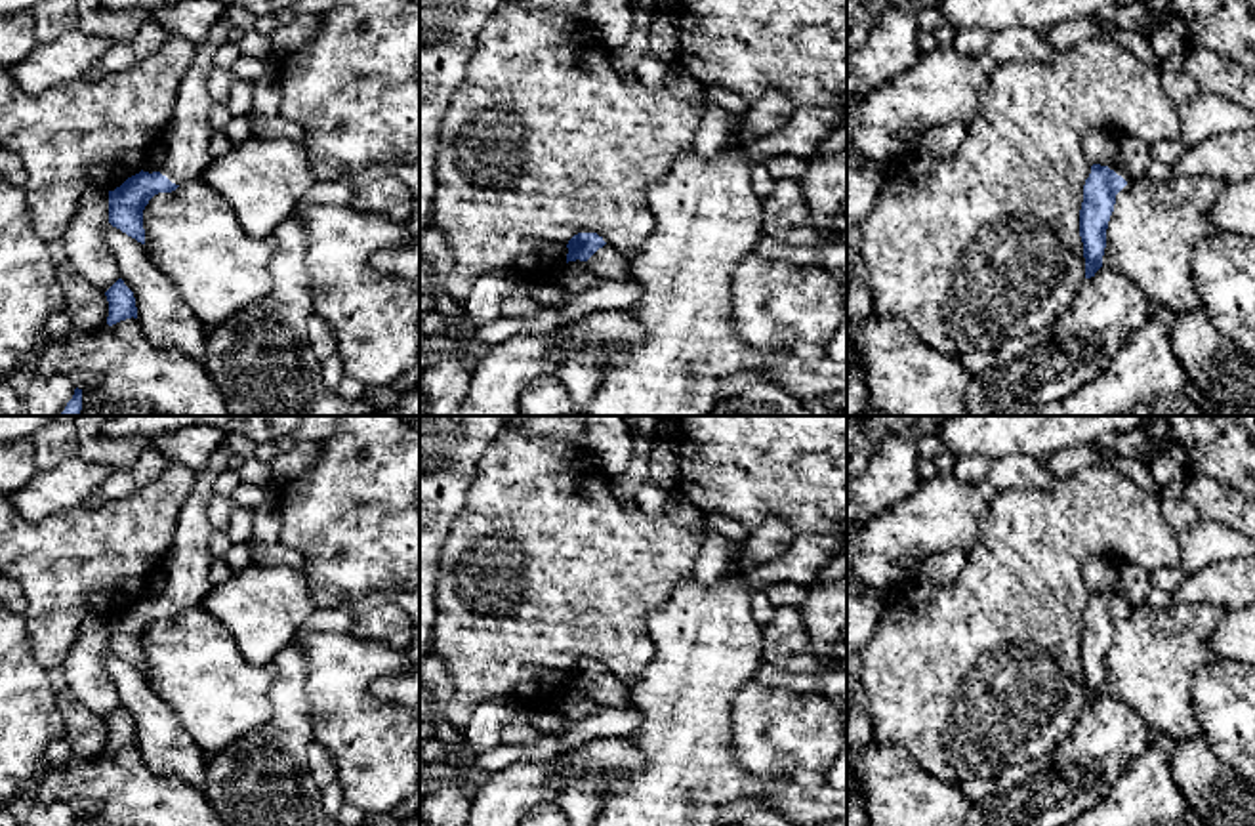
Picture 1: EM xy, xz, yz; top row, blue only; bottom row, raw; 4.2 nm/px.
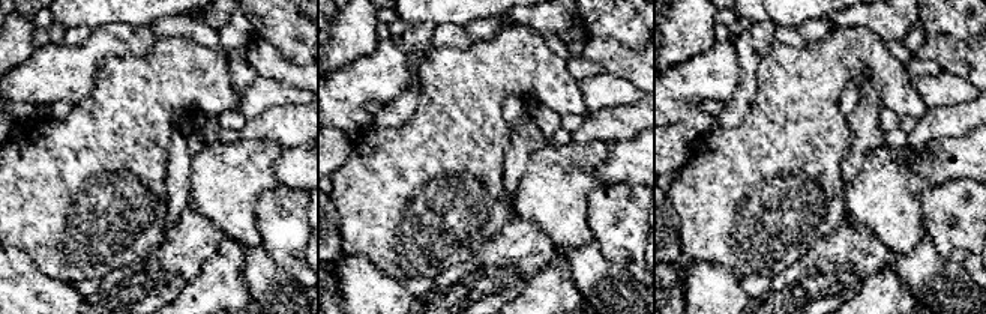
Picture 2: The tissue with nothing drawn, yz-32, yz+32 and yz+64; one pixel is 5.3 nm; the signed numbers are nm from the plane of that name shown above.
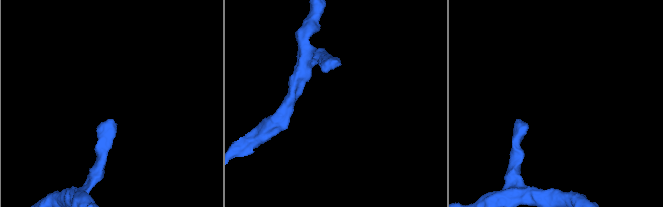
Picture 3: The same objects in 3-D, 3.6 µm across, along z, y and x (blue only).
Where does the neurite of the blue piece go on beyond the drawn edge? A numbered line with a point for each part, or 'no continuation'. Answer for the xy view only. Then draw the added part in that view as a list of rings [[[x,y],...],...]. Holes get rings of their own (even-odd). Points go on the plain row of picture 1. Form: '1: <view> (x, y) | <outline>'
1: xy (187, 565) | [[[221,444],[196,473],[172,549],[164,559],[168,578],[160,601],[175,612],[198,607],[212,589],[208,572],[214,561],[210,553],[214,527],[208,519],[208,506],[216,496],[214,483],[229,467],[229,460],[231,452]]]

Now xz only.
1: xz (609, 691) | [[[605,671],[587,687],[587,692],[601,708],[626,710],[629,685],[631,681],[618,679],[610,671]]]

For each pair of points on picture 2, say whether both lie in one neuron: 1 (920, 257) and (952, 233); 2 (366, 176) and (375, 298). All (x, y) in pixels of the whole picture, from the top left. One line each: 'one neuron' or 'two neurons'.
1: two neurons
2: two neurons

